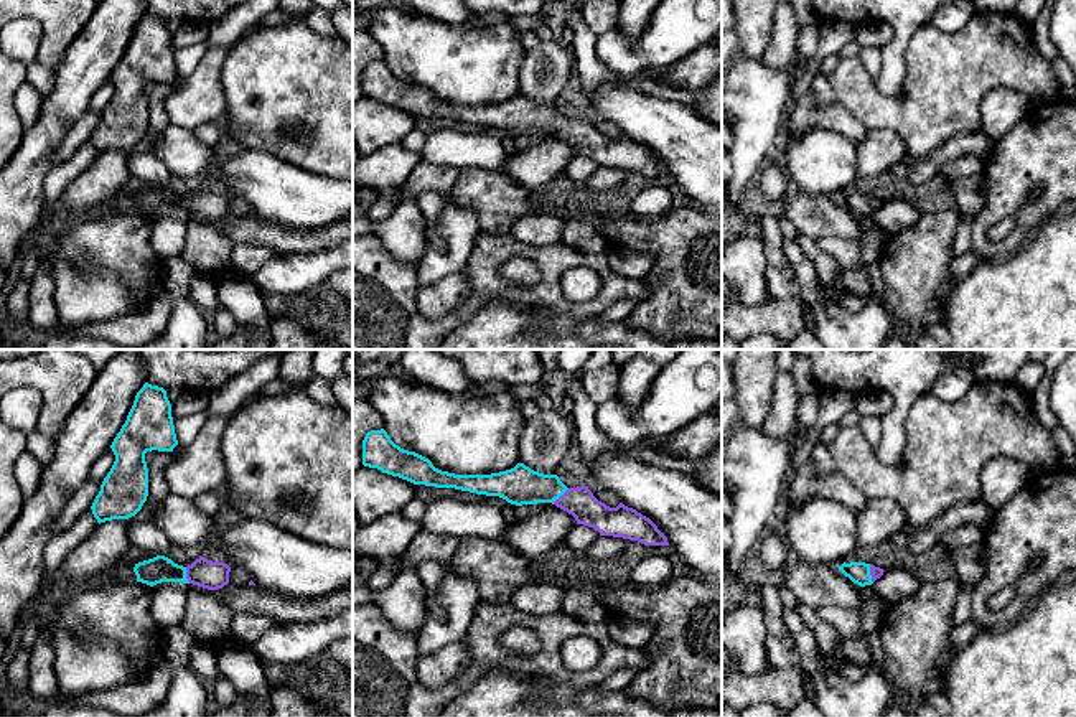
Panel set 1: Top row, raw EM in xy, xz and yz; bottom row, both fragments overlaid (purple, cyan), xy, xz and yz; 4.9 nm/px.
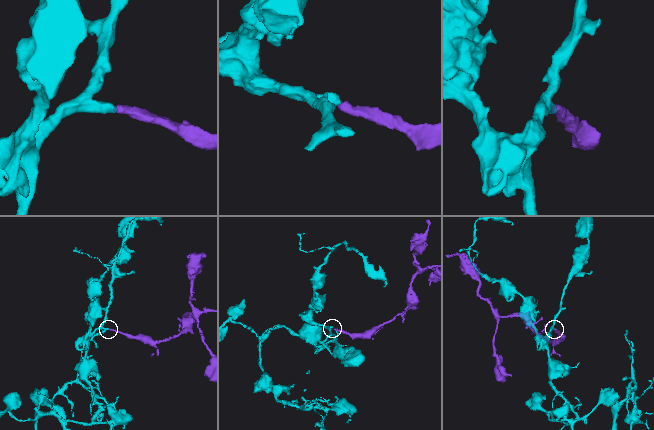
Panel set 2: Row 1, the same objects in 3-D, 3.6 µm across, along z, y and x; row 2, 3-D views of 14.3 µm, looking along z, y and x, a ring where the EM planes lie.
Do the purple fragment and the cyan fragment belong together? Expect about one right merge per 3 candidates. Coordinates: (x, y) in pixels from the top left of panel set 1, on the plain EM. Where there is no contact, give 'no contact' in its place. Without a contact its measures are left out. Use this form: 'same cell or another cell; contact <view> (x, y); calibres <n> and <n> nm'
same cell; contact xz (562, 126); calibres 150 and 190 nm

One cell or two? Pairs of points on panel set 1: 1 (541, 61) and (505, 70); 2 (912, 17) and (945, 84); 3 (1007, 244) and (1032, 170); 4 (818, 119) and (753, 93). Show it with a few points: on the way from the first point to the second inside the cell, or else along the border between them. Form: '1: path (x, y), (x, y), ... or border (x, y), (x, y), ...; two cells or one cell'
1: border (526, 50), (521, 60), (519, 93); two cells
2: border (926, 22), (912, 35), (903, 50); two cells
3: path (1022, 226), (1022, 188); one cell
4: border (788, 104), (783, 124); two cells

